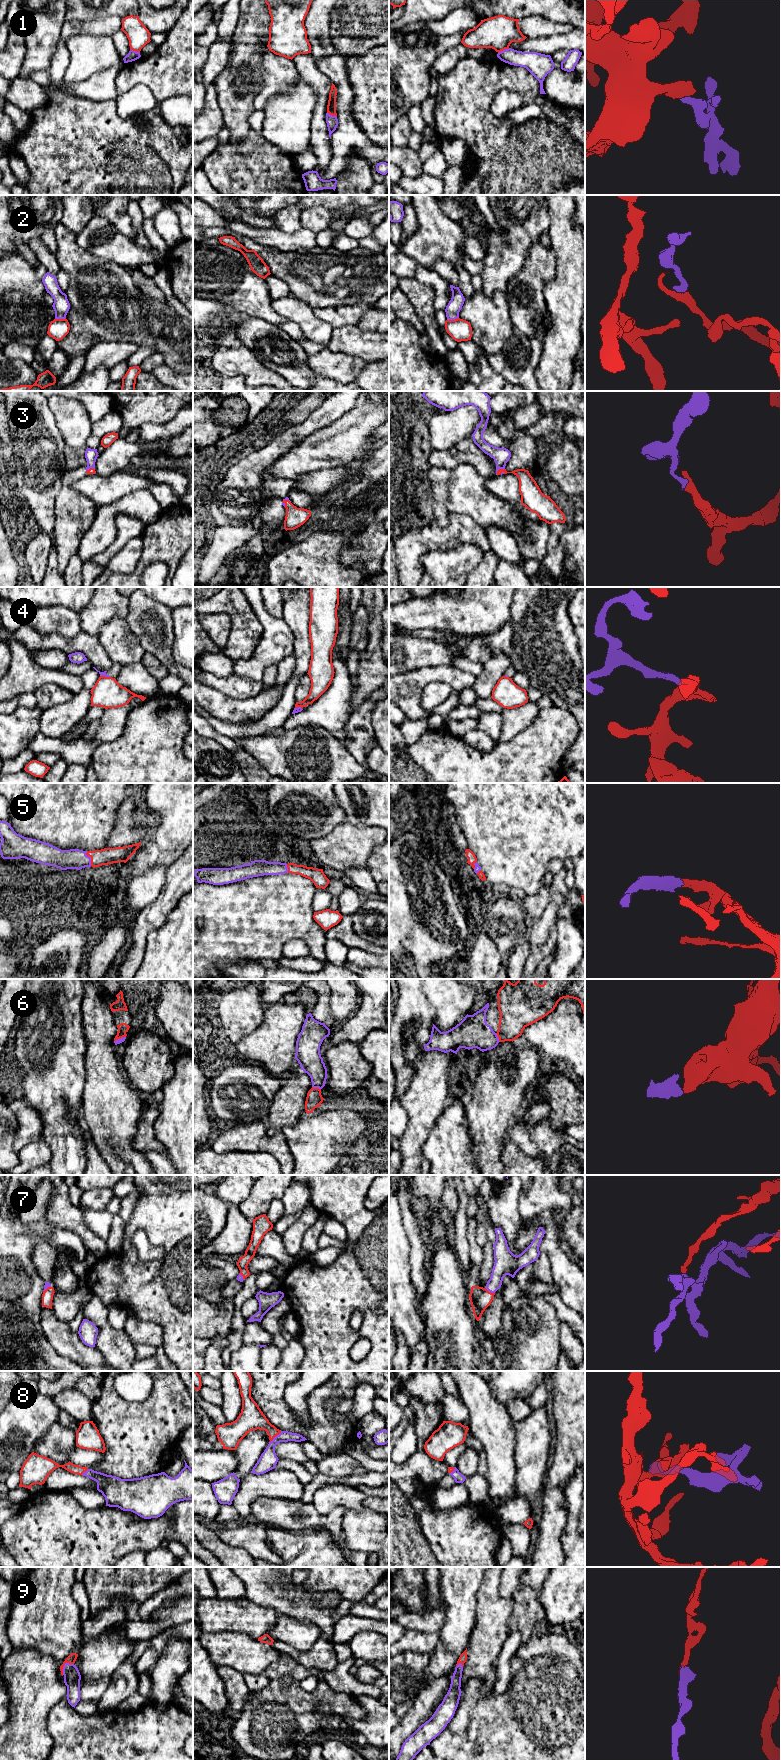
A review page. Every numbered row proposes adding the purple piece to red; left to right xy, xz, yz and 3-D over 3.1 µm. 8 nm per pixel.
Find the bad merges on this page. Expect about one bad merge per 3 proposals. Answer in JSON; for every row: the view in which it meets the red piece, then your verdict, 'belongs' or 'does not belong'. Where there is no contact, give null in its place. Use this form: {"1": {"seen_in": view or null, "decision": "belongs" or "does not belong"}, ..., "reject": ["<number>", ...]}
{"1": {"seen_in": "yz", "decision": "does not belong"}, "2": {"seen_in": "yz", "decision": "belongs"}, "3": {"seen_in": "yz", "decision": "belongs"}, "4": {"seen_in": "xy", "decision": "does not belong"}, "5": {"seen_in": "xy", "decision": "belongs"}, "6": {"seen_in": "xz", "decision": "belongs"}, "7": {"seen_in": "yz", "decision": "belongs"}, "8": {"seen_in": "xz", "decision": "belongs"}, "9": {"seen_in": "xy", "decision": "belongs"}, "reject": ["1", "4"]}

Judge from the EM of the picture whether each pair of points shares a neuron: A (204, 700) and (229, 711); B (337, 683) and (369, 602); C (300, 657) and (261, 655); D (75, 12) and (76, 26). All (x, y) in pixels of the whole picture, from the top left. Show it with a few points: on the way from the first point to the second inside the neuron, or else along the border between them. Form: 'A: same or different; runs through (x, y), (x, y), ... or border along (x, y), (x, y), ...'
A: same; runs through (210, 700), (223, 708)
B: different; border along (349, 677), (350, 680)
C: different; border along (291, 629), (294, 635), (293, 652)
D: different; border along (99, 17), (93, 20), (66, 21)

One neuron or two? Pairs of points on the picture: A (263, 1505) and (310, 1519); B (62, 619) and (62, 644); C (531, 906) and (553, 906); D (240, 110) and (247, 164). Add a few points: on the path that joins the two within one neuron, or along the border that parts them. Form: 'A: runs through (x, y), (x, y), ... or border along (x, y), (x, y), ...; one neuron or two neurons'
A: runs through (275, 1512), (289, 1515), (292, 1518), (298, 1518); one neuron
B: border along (81, 631), (72, 638), (39, 633); two neurons
C: border along (550, 886), (550, 901), (543, 913), (535, 920); two neurons
D: border along (250, 129), (238, 142), (230, 141); two neurons

